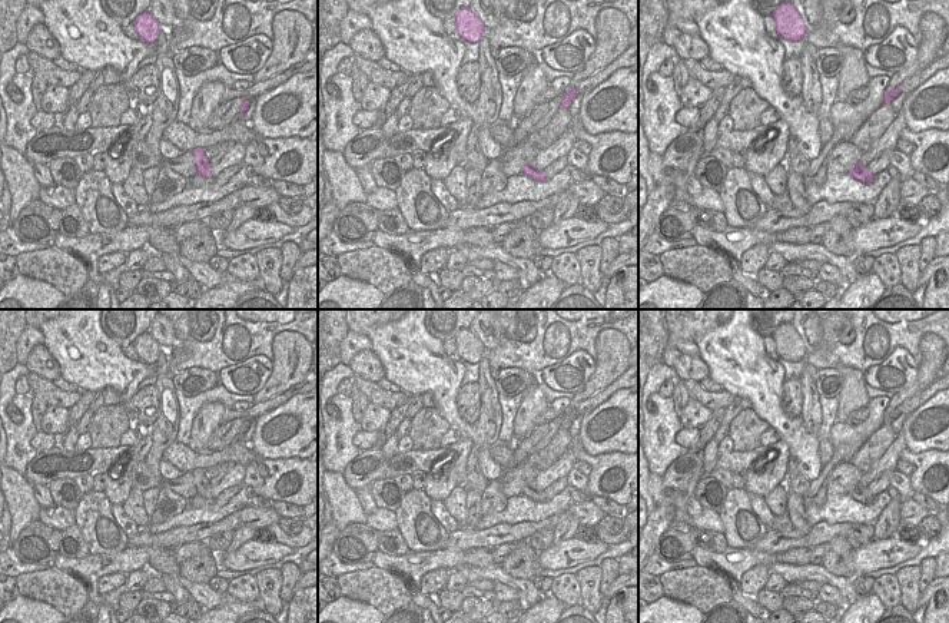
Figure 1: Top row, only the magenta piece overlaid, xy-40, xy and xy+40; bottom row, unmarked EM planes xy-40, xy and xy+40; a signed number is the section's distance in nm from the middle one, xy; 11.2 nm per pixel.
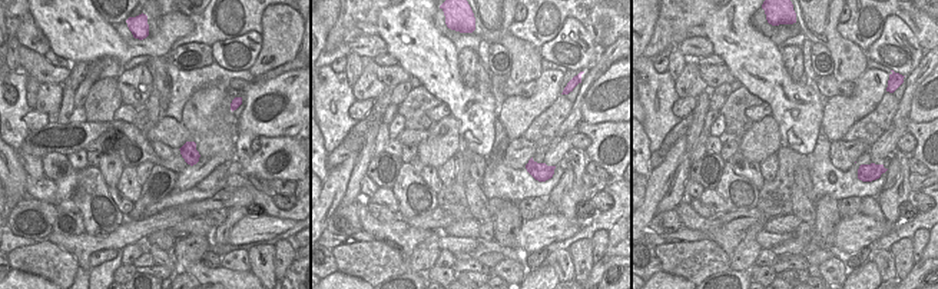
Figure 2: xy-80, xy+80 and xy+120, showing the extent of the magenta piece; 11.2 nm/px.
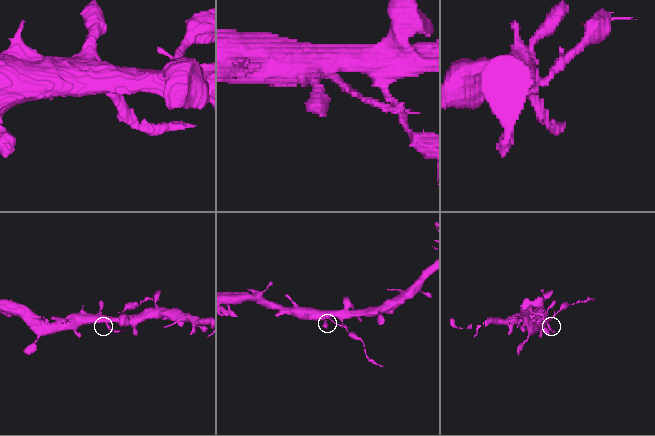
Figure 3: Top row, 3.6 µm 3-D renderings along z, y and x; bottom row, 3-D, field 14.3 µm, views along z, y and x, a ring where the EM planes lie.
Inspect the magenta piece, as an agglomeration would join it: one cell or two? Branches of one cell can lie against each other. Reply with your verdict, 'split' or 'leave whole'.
split

